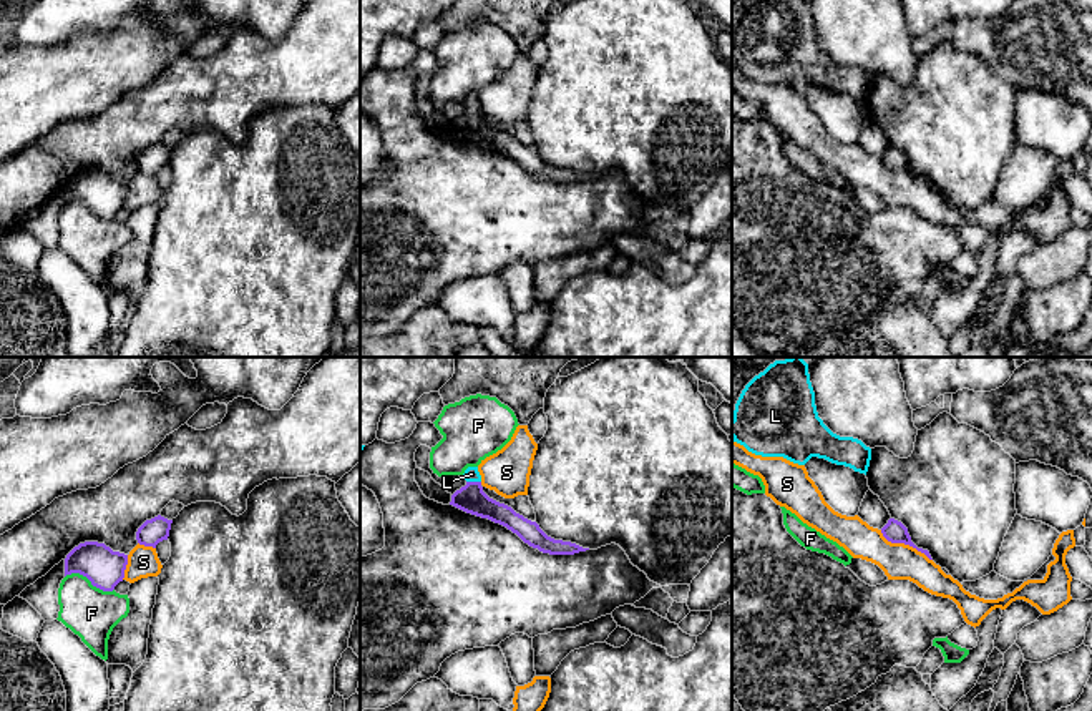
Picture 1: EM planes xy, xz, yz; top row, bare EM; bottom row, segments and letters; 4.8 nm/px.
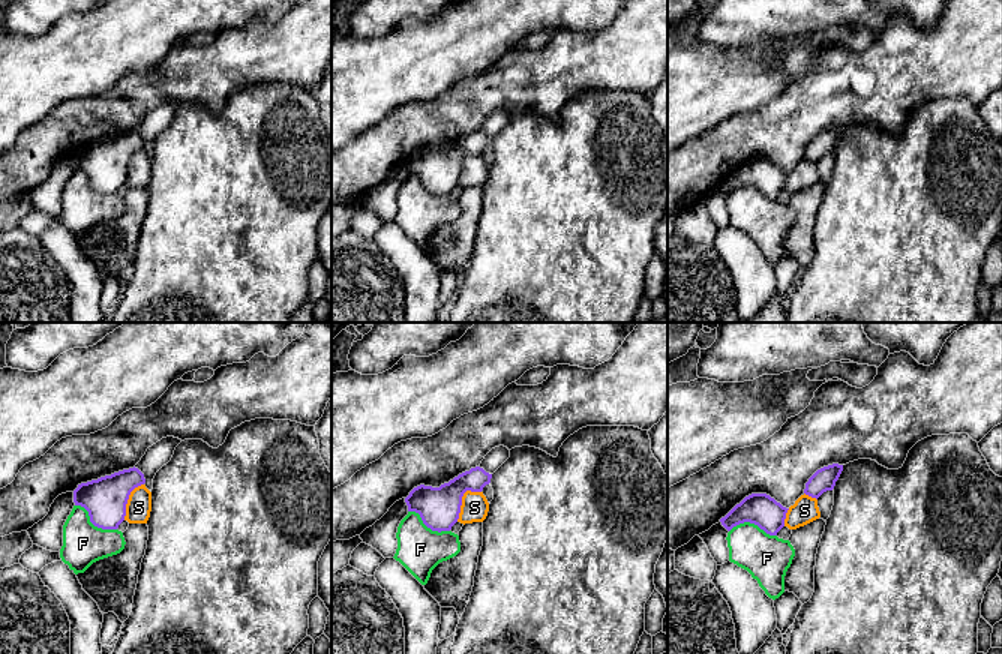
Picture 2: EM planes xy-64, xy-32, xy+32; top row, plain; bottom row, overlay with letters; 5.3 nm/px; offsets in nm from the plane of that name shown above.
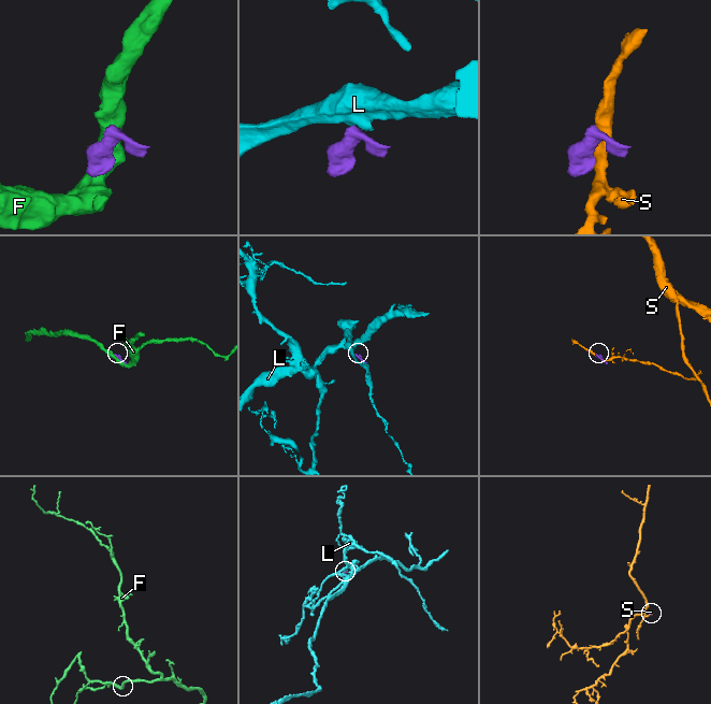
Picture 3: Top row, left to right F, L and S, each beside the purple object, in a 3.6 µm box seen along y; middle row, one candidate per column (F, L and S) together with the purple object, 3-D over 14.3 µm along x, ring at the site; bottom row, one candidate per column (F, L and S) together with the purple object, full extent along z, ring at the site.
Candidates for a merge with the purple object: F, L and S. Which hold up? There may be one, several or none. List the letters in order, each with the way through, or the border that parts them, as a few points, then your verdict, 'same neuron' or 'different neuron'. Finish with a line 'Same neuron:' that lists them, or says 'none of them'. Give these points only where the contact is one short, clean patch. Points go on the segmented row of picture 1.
F: different neuron
L: way xz (472, 499), (473, 482), (472, 474); same neuron
S: different neuron
Same neuron: L

